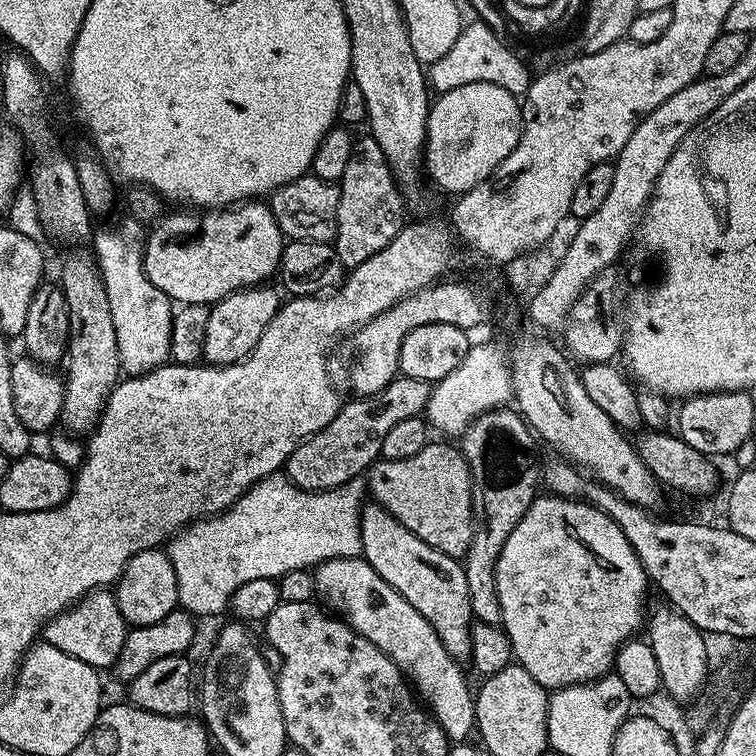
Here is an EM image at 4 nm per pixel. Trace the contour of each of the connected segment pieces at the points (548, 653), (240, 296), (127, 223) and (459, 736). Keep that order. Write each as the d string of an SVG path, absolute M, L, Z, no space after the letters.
M551 494L537 495L535 502L522 514L522 522L510 530L510 538L502 546L496 562L496 585L498 586L498 598L502 606L502 618L500 624L512 643L512 655L515 663L520 664L542 687L549 690L565 688L574 684L588 684L600 676L609 675L616 663L616 651L623 646L627 640L633 639L636 632L641 631L646 620L646 607L644 599L648 596L650 581L642 562L634 554L634 548L630 542L626 542L626 534L602 510L598 510L593 504L585 504L582 500L568 500L564 496Z
M253 286L231 292L226 298L217 300L210 307L210 322L206 326L206 342L203 359L209 365L236 364L245 360L258 346L258 338L262 338L262 330L270 326L274 314L282 303L279 291L268 288L272 286Z
M130 215L116 224L116 228L108 228L105 232L97 231L95 263L98 265L100 277L106 290L106 299L110 302L110 318L114 318L114 338L118 342L120 367L128 376L140 376L143 372L153 372L161 364L170 360L170 326L174 311L173 301L150 282L144 273L144 241L146 239L145 225L140 224Z
M360 556L334 558L322 562L316 565L314 575L316 577L316 596L339 619L349 624L358 634L362 634L362 638L374 642L378 650L386 653L400 667L401 672L404 673L404 679L430 709L438 726L442 726L442 730L448 735L449 741L467 741L471 737L468 735L473 735L476 727L474 692L471 687L468 689L468 680L464 677L463 670L460 669L463 668L461 661L452 657L446 650L446 646L442 646L442 638L434 634L434 626L430 626L430 622L426 622L426 618L422 618L422 614L418 614L418 610L414 610L414 606L410 606L410 602L406 602L406 598L402 598L402 594L398 594L398 590L394 590L394 586L390 586L390 582L382 578L382 574L378 574L378 570L374 570L374 566L370 566Z

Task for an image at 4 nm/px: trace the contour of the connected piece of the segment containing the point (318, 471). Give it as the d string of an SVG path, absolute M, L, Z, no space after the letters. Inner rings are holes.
M397 375L381 392L373 396L356 396L352 400L345 399L340 405L338 414L322 426L309 440L303 440L290 454L286 465L286 475L293 484L297 484L307 492L325 492L328 488L342 488L353 483L355 476L363 477L368 469L381 459L382 441L386 433L398 422L406 418L421 415L428 407L428 399L432 393L432 384L427 380Z

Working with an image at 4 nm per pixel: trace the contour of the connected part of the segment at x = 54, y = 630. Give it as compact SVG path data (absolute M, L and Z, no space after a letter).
M97 590L49 620L44 625L42 636L47 643L58 646L58 650L66 650L66 654L74 654L74 658L86 662L91 668L105 670L111 669L118 654L122 654L129 631L130 626L124 621L122 610L118 610L115 595L108 590Z

